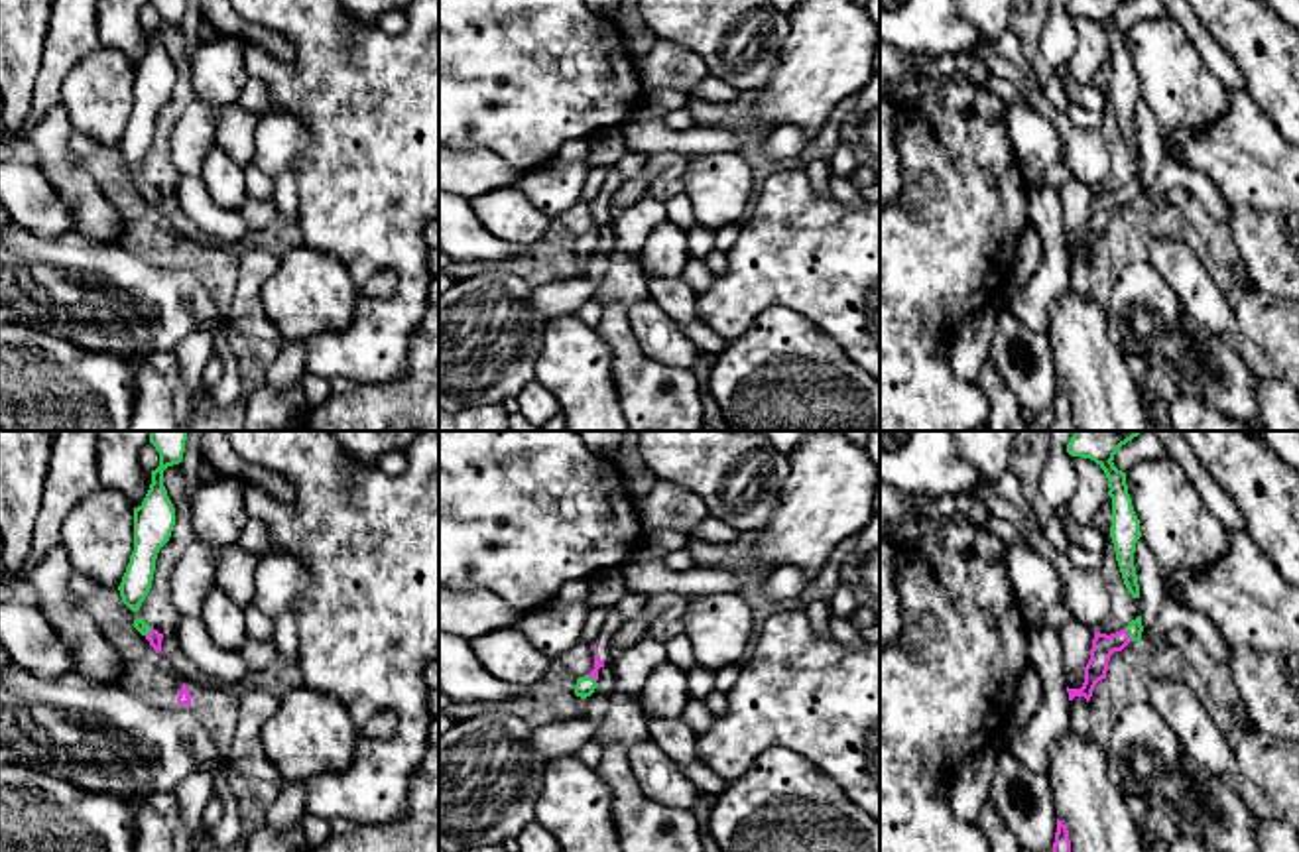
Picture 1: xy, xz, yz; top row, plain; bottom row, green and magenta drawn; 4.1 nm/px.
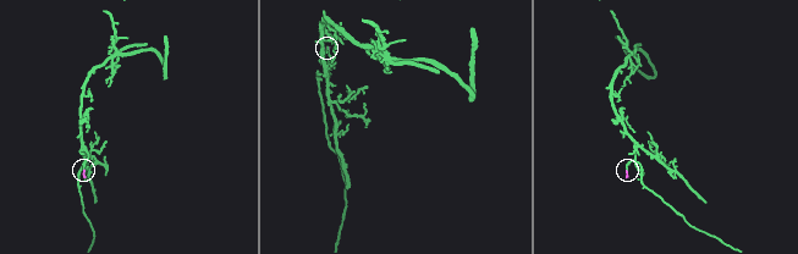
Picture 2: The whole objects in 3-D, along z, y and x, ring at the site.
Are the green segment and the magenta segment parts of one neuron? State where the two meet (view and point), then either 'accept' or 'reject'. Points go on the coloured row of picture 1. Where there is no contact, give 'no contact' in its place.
yz (1128, 634) | accept

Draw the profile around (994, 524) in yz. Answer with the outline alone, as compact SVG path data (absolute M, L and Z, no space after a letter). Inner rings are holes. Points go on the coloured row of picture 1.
M990 516L984 521L984 529L1000 537L1006 545L1027 545L1018 527L1000 516Z

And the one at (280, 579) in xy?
M268 549L260 555L254 577L254 604L262 614L278 620L305 594L313 578L303 561L283 549Z

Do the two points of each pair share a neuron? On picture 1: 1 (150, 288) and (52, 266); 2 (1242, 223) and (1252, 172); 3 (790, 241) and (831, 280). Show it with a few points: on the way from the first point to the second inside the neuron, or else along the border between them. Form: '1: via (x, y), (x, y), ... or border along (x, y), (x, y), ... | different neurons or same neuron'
1: via (126, 288), (75, 280) | same neuron
2: border along (1227, 201), (1238, 207), (1278, 211) | different neurons
3: via (800, 250), (821, 270) | same neuron

